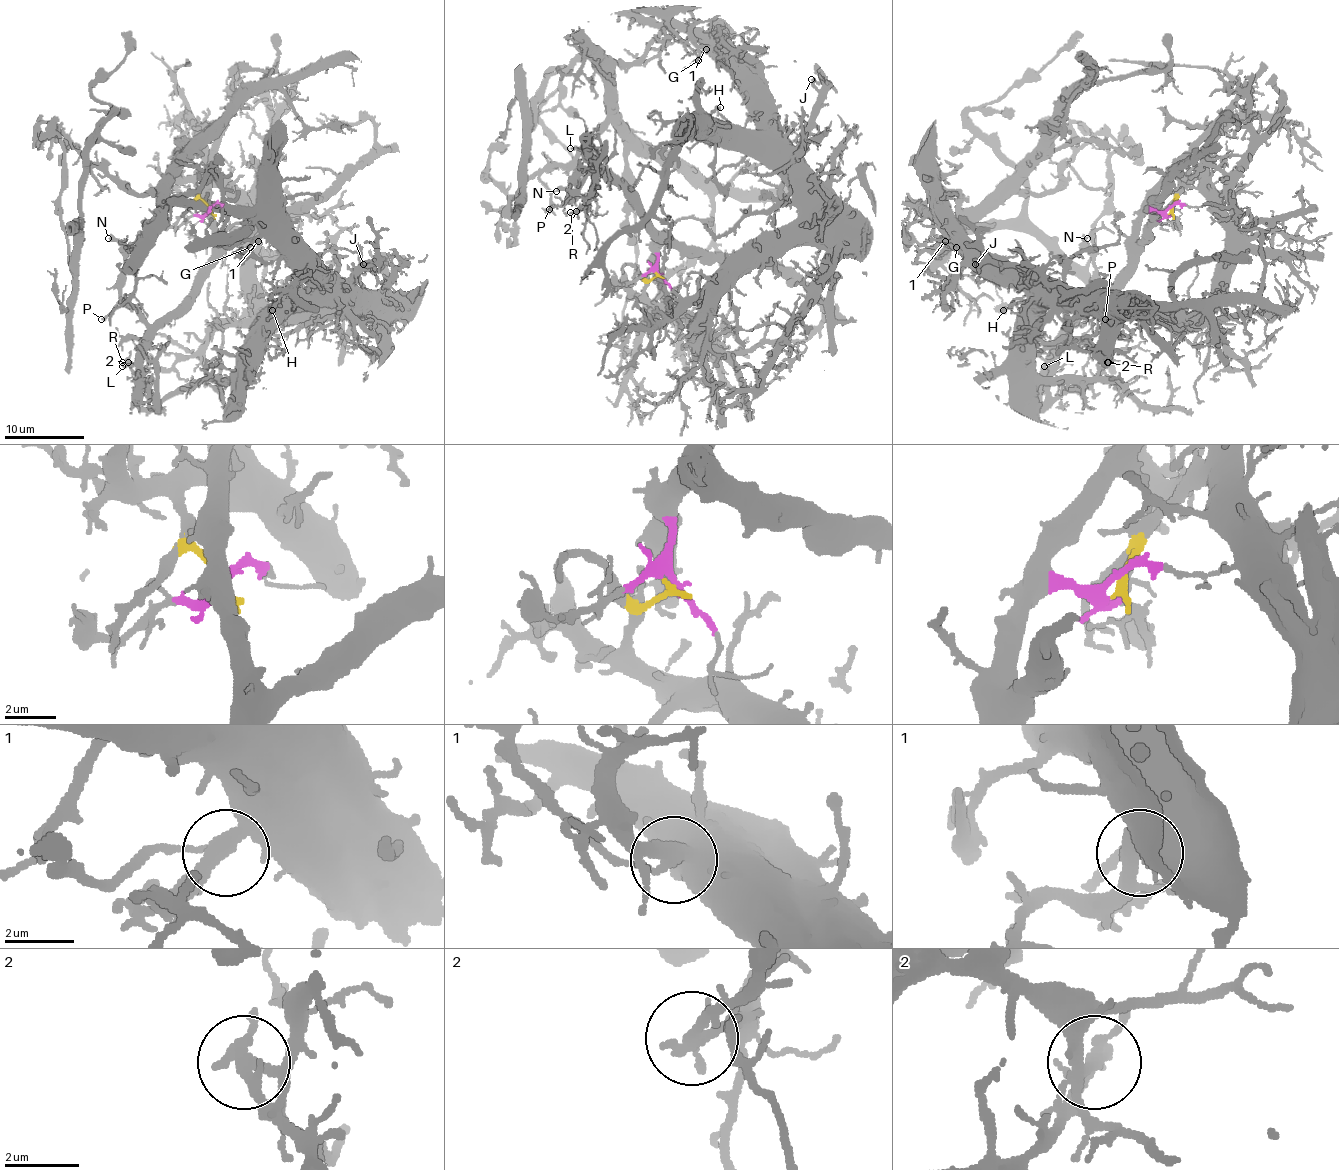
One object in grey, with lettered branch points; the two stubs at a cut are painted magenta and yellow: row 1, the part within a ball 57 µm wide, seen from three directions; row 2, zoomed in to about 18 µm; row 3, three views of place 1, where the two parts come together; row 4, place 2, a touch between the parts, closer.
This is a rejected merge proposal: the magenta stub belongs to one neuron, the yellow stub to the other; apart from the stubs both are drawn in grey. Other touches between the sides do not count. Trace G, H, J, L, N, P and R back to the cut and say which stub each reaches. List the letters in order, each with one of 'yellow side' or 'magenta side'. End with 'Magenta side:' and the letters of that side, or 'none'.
G: yellow side
H: yellow side
J: yellow side
L: magenta side
N: magenta side
P: magenta side
R: magenta side
Magenta side: L, N, P, R

